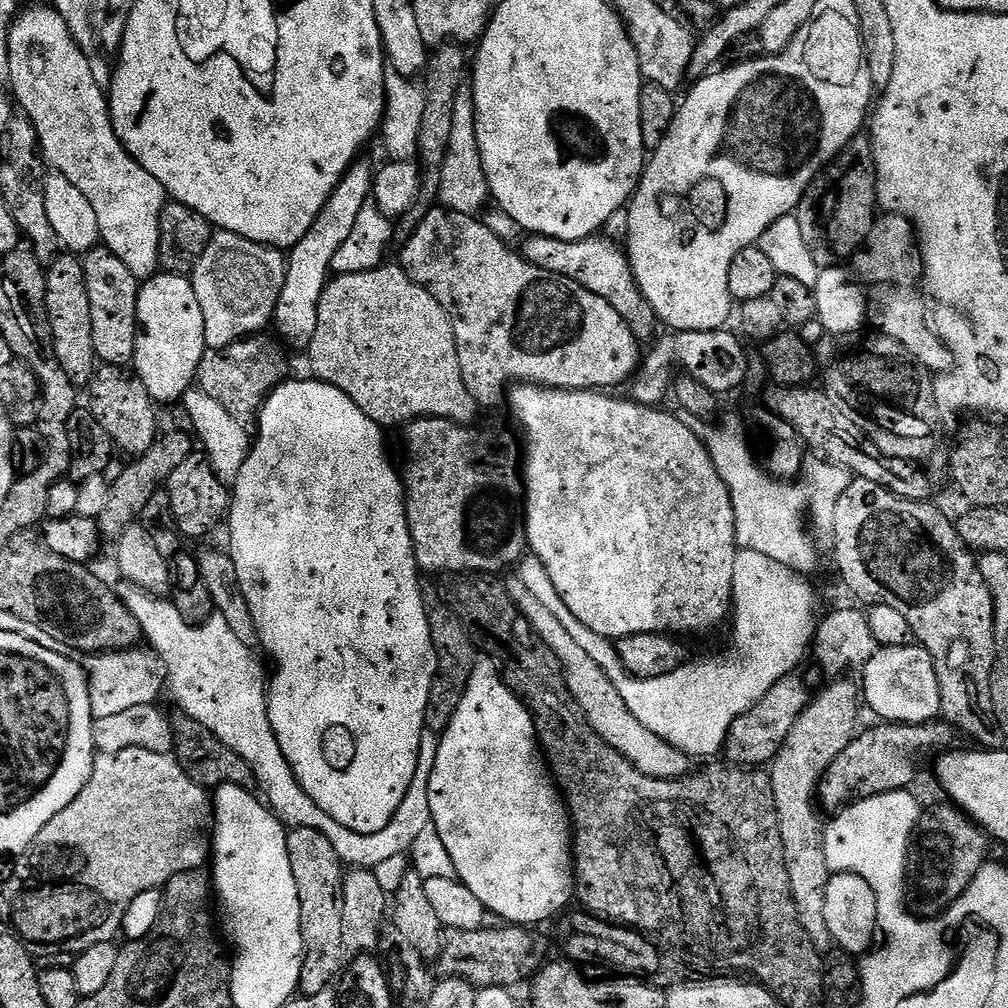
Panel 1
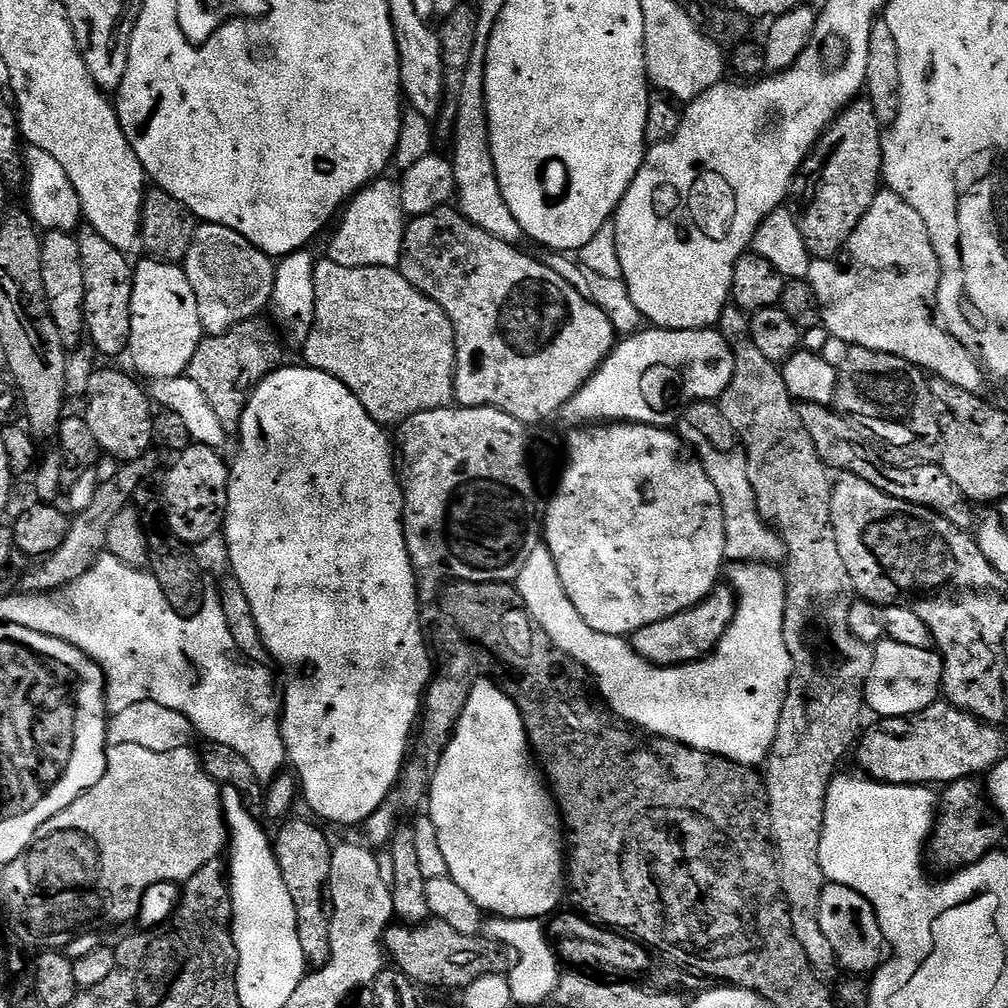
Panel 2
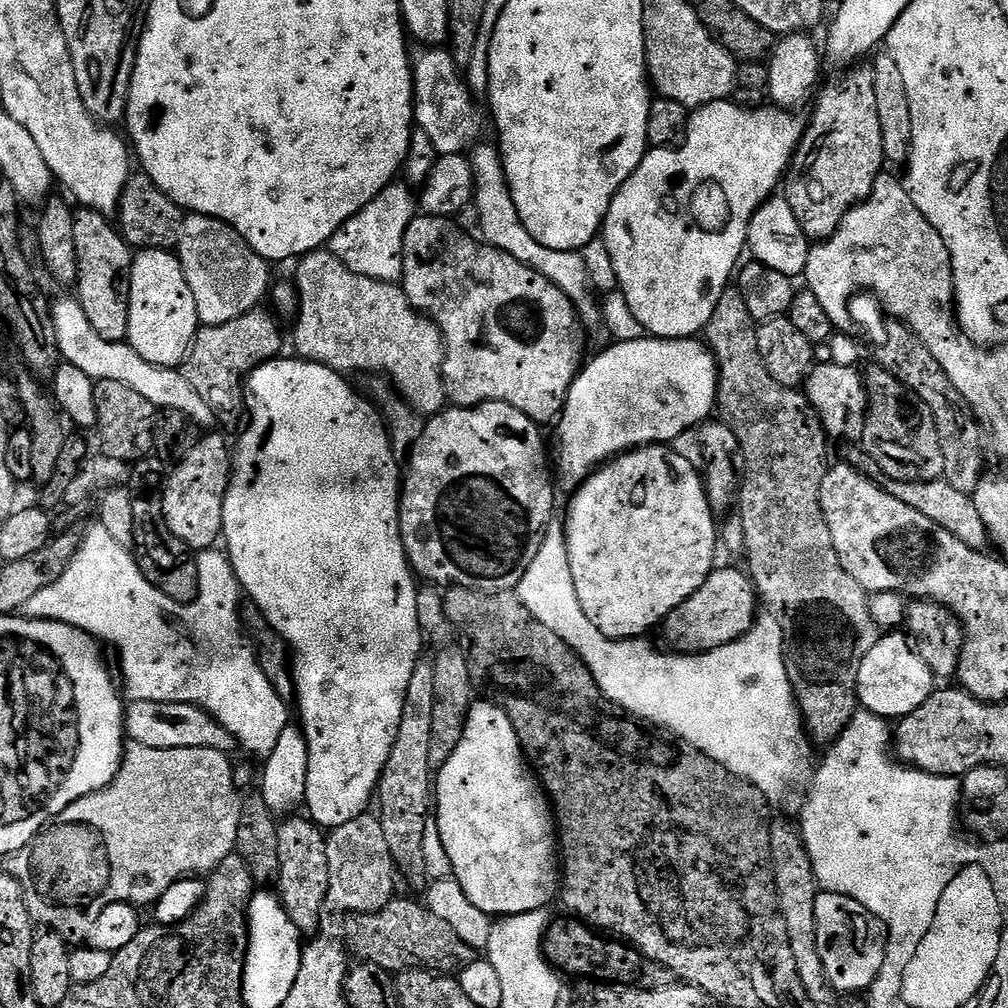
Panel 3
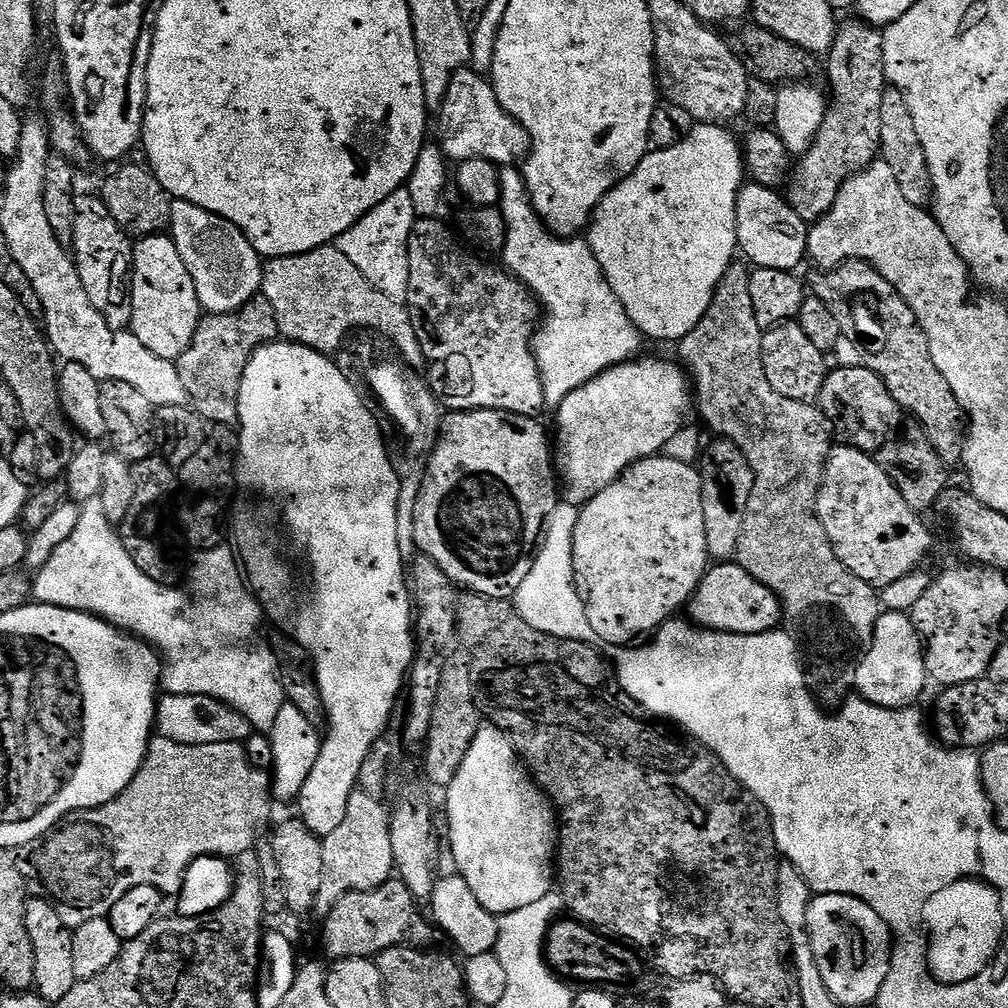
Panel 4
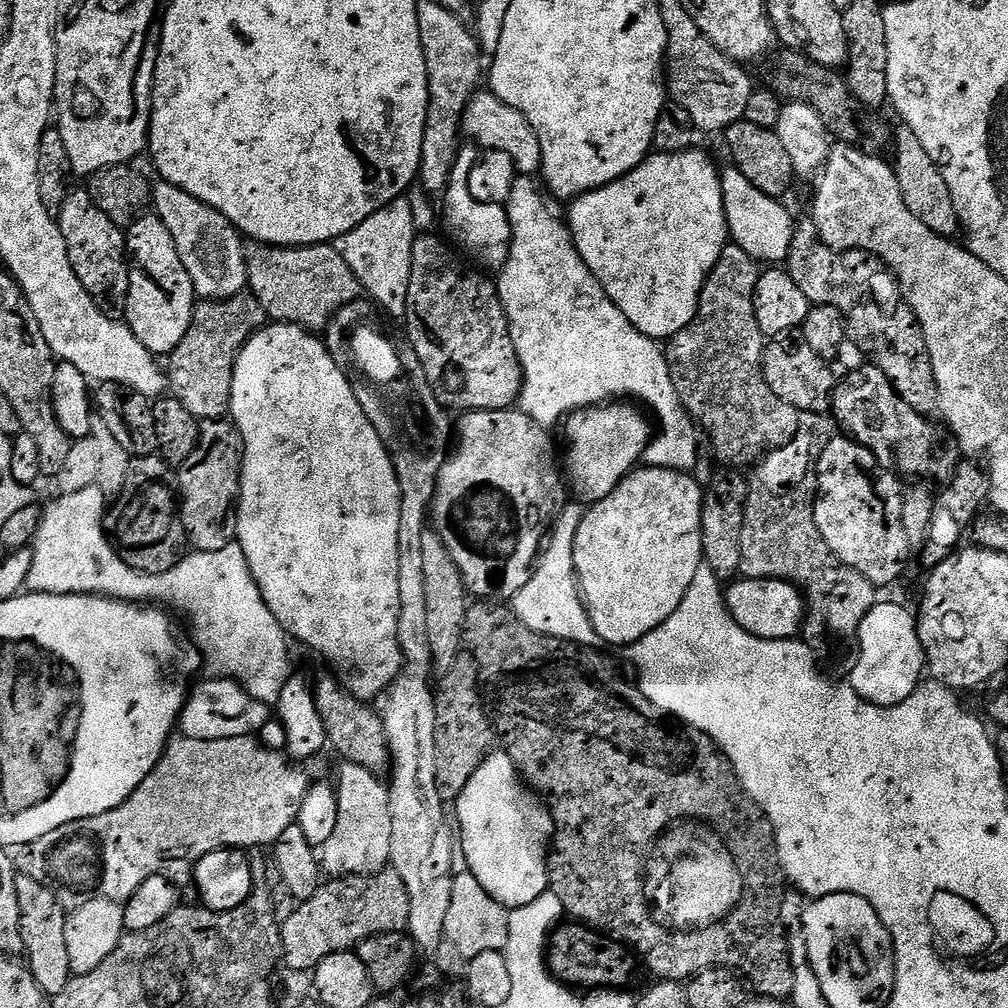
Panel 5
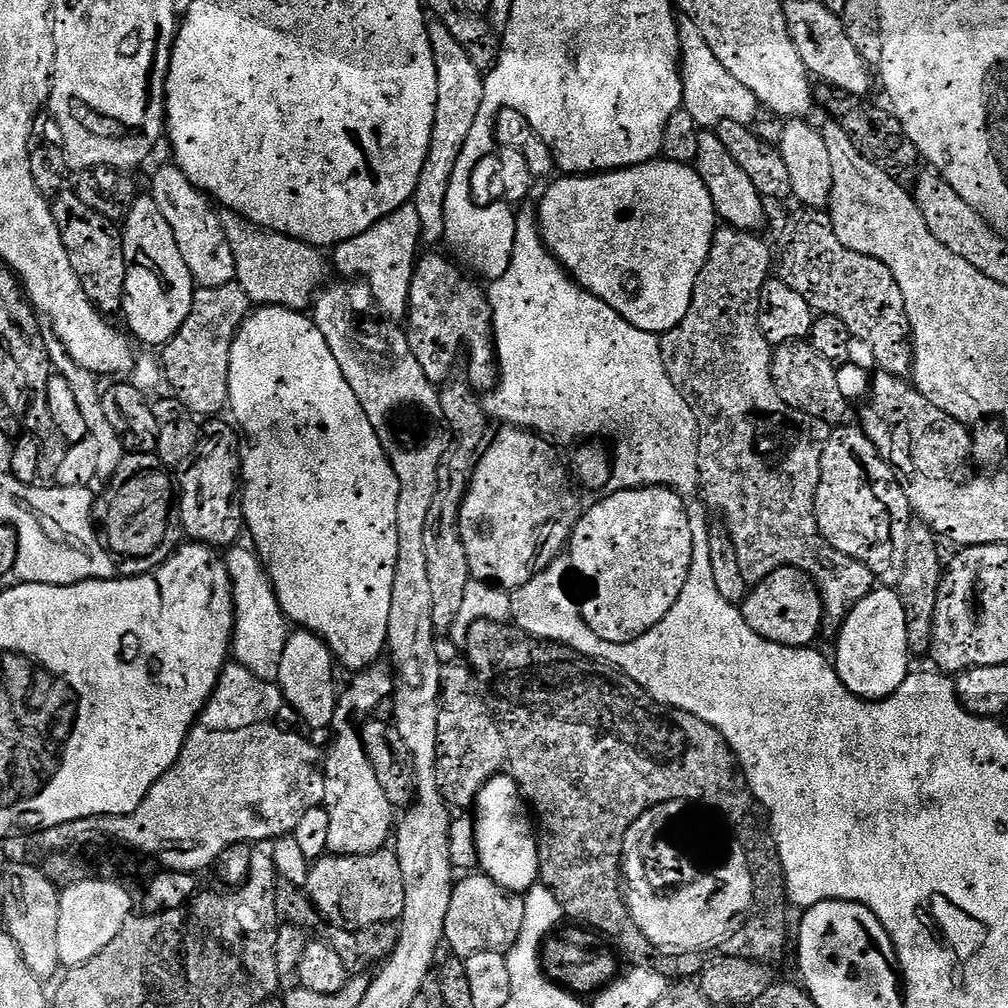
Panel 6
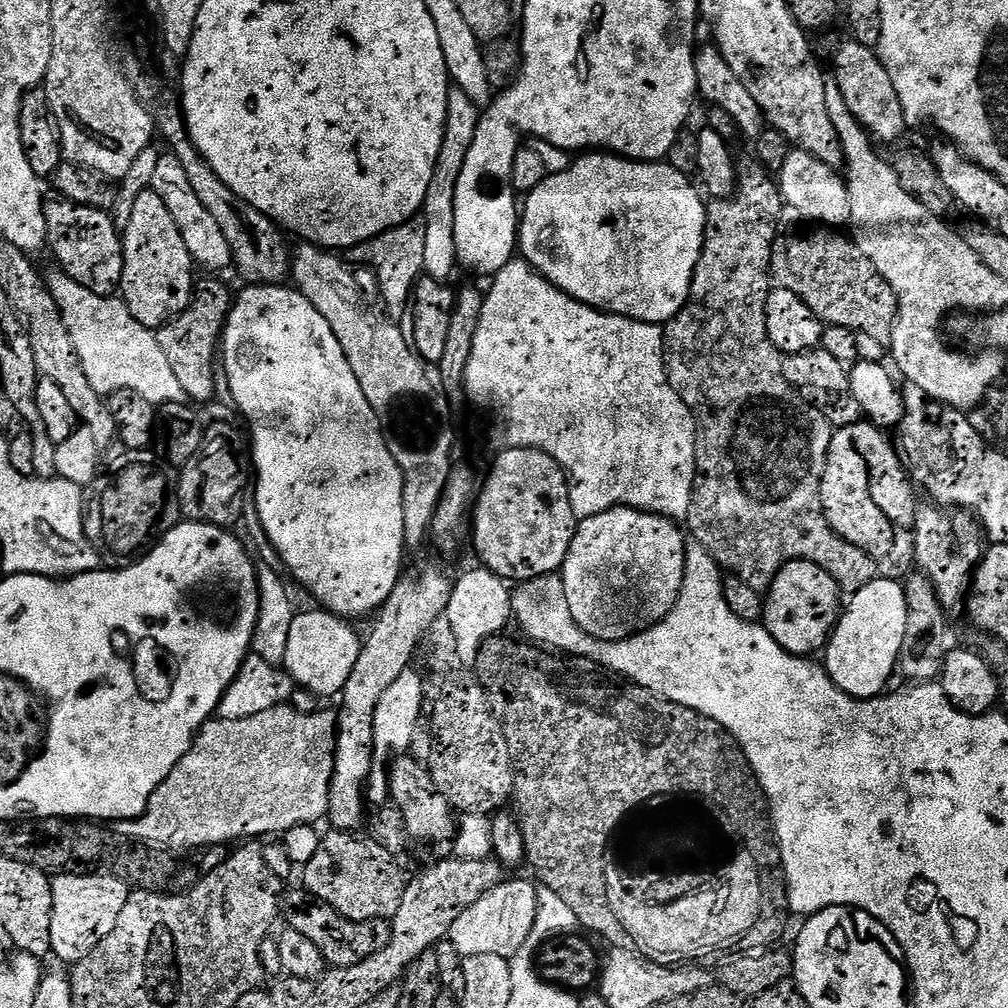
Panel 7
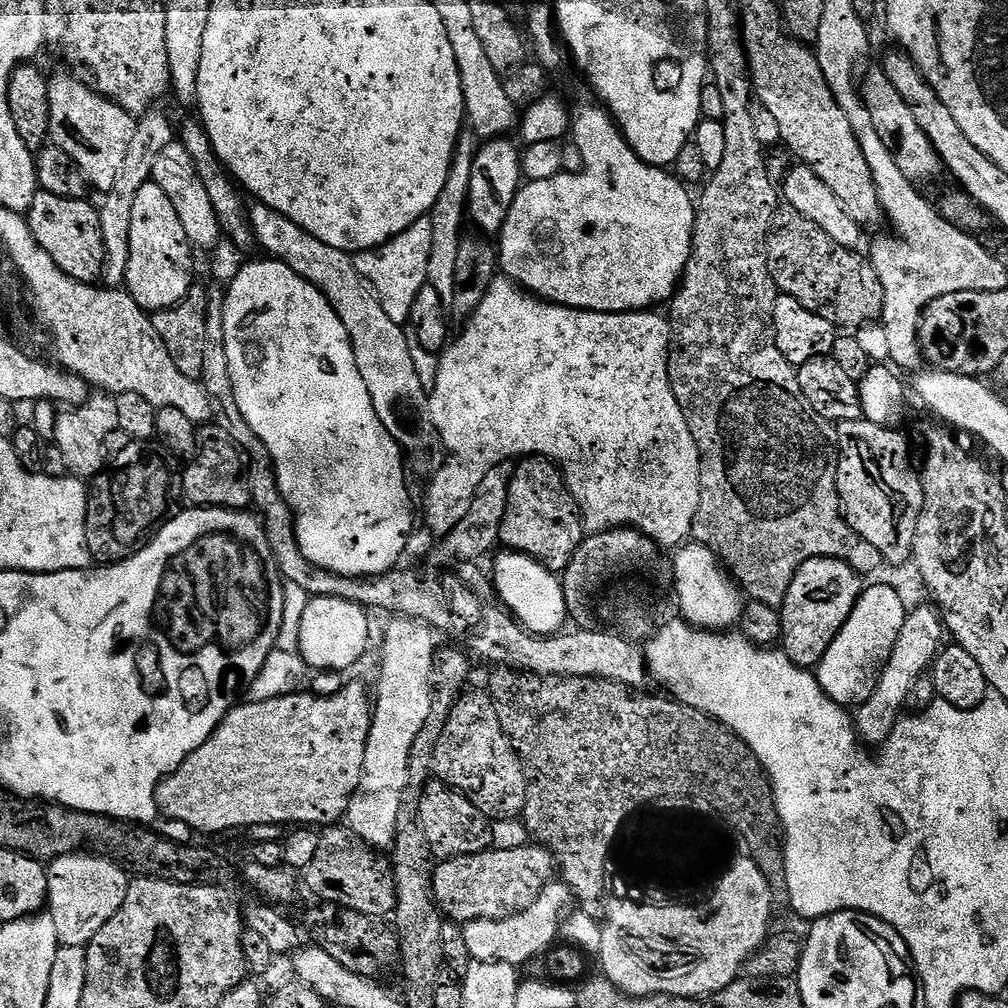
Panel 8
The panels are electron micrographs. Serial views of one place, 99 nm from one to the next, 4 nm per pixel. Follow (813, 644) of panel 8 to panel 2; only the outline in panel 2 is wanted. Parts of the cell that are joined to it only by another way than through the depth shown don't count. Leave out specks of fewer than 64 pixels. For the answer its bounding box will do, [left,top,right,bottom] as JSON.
[631,586,737,668]

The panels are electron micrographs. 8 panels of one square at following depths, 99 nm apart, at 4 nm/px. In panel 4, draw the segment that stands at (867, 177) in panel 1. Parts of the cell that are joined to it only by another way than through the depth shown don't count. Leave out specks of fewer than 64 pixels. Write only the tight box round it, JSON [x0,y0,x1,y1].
[786,18,886,222]

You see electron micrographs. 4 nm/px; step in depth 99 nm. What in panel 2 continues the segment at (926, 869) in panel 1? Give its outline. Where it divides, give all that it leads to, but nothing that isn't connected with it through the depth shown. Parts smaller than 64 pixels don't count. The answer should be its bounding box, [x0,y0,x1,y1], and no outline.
[930,778,1005,870]

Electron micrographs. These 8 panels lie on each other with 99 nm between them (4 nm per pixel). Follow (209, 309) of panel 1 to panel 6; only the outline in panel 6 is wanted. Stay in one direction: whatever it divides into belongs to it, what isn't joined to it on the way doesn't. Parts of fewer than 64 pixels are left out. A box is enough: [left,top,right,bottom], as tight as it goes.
[150,166,235,288]

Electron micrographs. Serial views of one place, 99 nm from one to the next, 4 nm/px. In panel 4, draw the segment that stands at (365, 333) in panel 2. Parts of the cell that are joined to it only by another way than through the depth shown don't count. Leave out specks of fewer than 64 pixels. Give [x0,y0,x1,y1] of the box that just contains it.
[262,246,425,365]

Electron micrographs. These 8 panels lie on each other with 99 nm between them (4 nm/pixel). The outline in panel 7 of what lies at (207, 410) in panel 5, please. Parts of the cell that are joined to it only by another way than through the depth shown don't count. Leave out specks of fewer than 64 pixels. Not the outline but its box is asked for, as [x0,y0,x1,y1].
[157,278,233,401]

